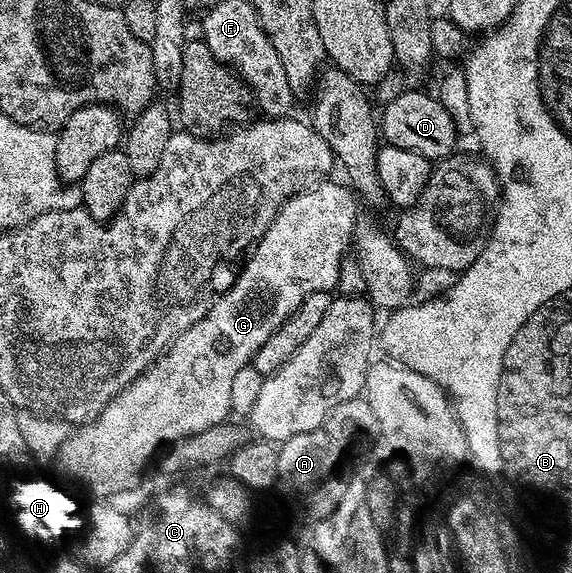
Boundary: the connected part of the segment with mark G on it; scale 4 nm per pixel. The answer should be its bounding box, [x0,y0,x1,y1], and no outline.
[57,180,360,500]

